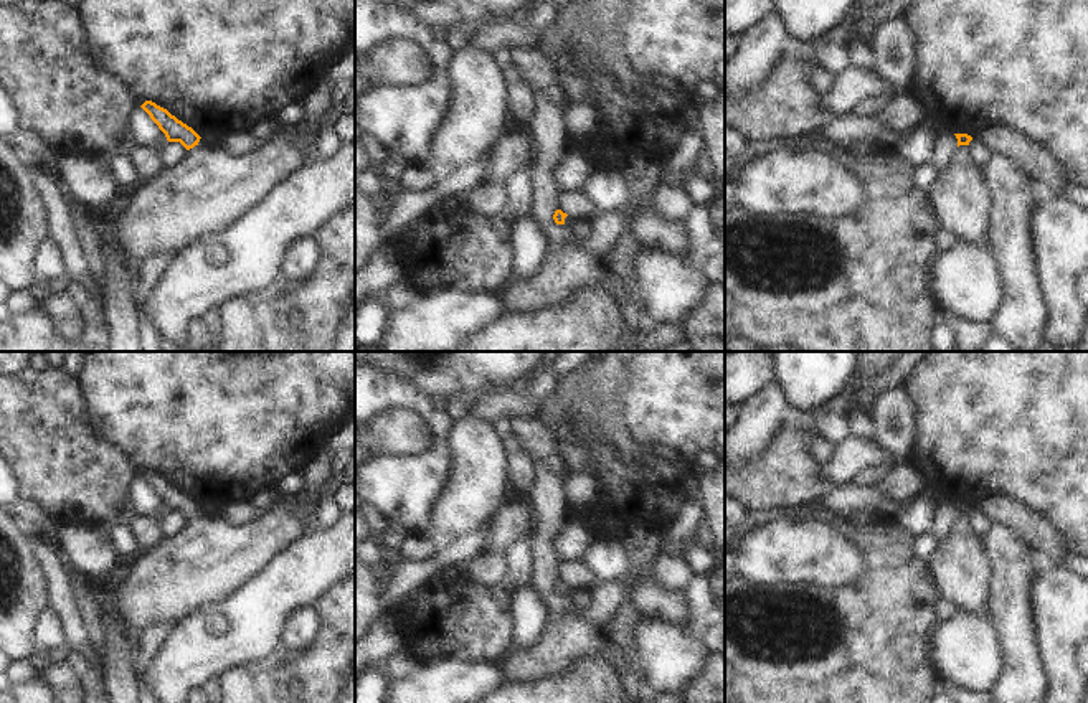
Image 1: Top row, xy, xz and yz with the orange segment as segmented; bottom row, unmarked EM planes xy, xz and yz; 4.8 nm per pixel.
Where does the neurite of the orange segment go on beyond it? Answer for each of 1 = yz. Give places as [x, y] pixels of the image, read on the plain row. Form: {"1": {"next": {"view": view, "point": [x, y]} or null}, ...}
{"1": {"next": {"view": "yz", "point": [961, 570]}}}

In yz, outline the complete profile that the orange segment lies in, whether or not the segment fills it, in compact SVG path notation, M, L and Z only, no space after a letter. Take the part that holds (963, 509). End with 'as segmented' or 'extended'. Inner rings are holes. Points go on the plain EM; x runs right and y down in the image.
M954 503L958 520L949 535L939 540L930 566L939 597L951 601L958 609L986 614L989 607L989 583L992 566L982 546L969 526L967 503Z; extended

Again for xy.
M145 470L140 477L168 512L180 512L187 518L187 525L175 536L162 538L150 551L130 558L127 578L111 596L112 616L132 637L150 624L177 624L200 607L220 604L258 574L279 551L304 535L300 520L286 503L276 503L246 525L231 526L221 518L201 517L198 513L201 507L192 497L155 472Z; extended

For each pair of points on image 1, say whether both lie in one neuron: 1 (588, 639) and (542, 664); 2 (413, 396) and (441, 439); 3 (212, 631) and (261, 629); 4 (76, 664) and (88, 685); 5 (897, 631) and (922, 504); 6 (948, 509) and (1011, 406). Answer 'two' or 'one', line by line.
1: one
2: one
3: one
4: one
5: two
6: two

